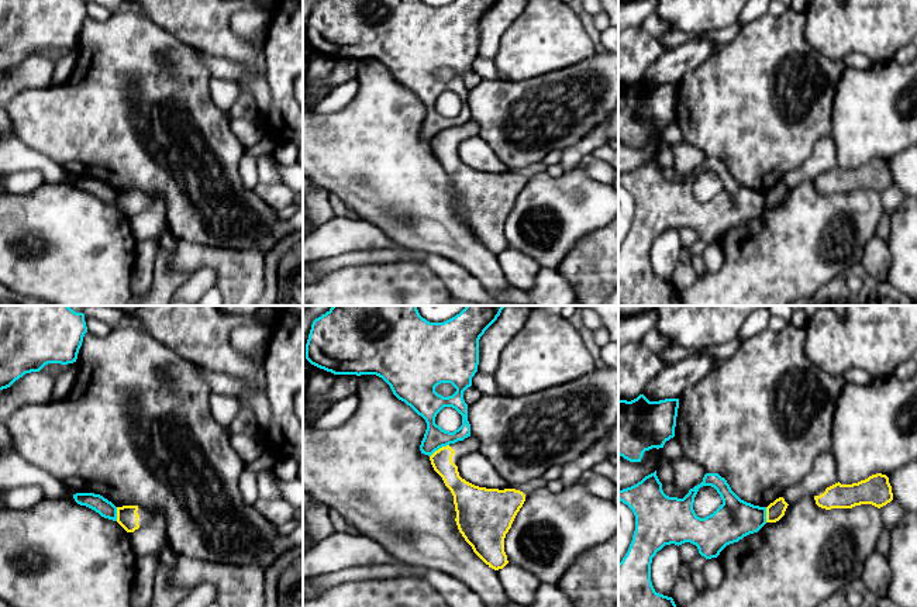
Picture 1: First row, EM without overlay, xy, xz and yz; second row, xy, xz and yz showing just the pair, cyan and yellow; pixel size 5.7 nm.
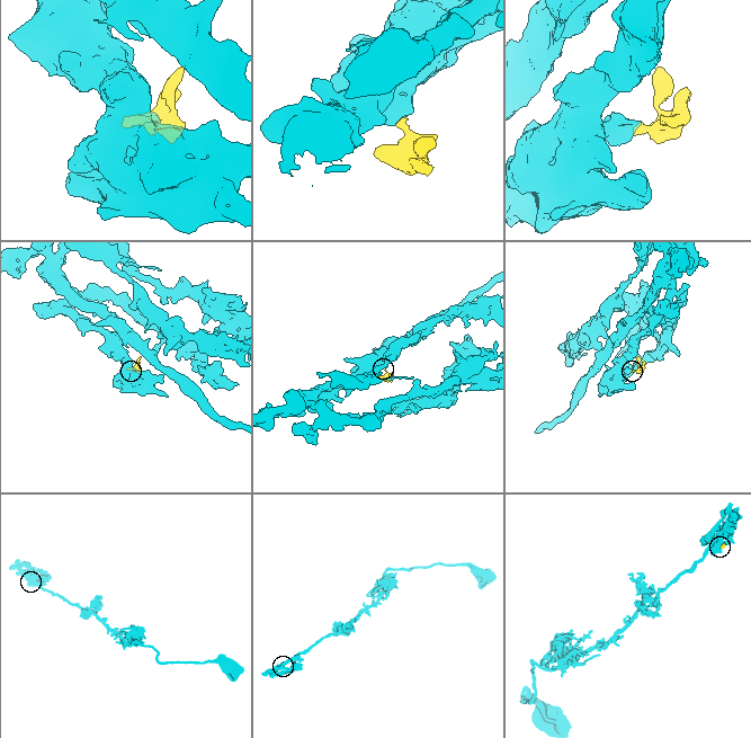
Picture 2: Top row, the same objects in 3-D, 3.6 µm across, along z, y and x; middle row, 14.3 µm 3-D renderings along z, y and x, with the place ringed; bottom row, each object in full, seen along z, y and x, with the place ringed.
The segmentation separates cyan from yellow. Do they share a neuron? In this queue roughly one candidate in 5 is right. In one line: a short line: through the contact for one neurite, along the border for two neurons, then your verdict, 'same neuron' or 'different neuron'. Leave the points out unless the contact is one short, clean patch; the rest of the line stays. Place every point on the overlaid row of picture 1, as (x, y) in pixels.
line xz (448, 444), (438, 448), (430, 457); different neuron

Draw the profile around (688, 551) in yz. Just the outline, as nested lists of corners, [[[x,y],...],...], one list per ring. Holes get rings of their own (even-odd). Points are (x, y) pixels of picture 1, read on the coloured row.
[[[685,542],[679,545],[679,551],[680,551],[682,563],[687,563],[687,565],[690,565],[690,562],[697,555],[700,555],[697,546],[690,542]]]

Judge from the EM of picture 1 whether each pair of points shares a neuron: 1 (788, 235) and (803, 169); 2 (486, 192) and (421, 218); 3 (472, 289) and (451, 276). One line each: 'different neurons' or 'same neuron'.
1: different neurons
2: different neurons
3: same neuron

